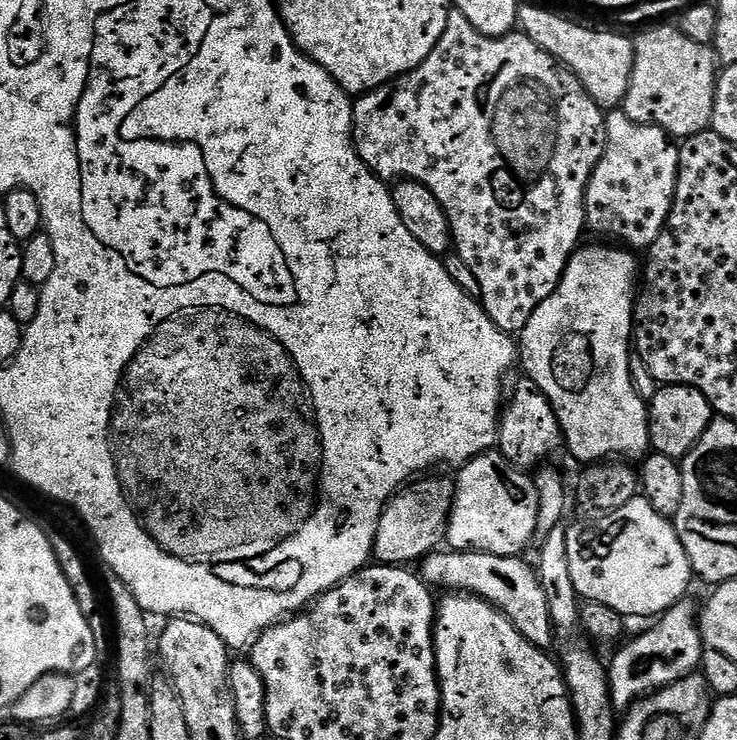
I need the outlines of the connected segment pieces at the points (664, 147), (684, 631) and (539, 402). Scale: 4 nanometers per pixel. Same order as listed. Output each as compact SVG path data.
M622 110L609 111L606 123L608 141L584 195L586 228L589 233L593 232L596 235L593 237L615 242L629 250L647 250L668 225L668 215L672 209L678 182L680 150L667 132L654 126L634 122Z
M691 599L680 600L673 608L668 609L655 621L656 624L649 632L636 636L625 648L616 652L616 657L607 665L608 689L612 706L617 710L627 710L641 700L644 696L650 696L658 688L668 688L674 682L687 680L699 669L700 659L706 647L704 637L700 634L698 623L698 608L691 604Z
M520 378L512 388L512 397L509 400L507 397L500 413L500 455L521 470L532 470L543 465L547 456L554 455L559 448L561 451L564 447L564 431L560 429L554 406L550 406L550 402L542 394L542 390L538 390L533 380Z

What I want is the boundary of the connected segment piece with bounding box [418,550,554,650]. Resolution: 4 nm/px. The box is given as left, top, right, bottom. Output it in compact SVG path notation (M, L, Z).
M444 551L430 553L419 565L418 572L425 584L436 590L448 588L444 590L480 596L488 604L493 604L534 646L551 649L554 627L546 604L545 591L540 585L537 569L532 564L528 565L523 555L499 556L481 552Z

